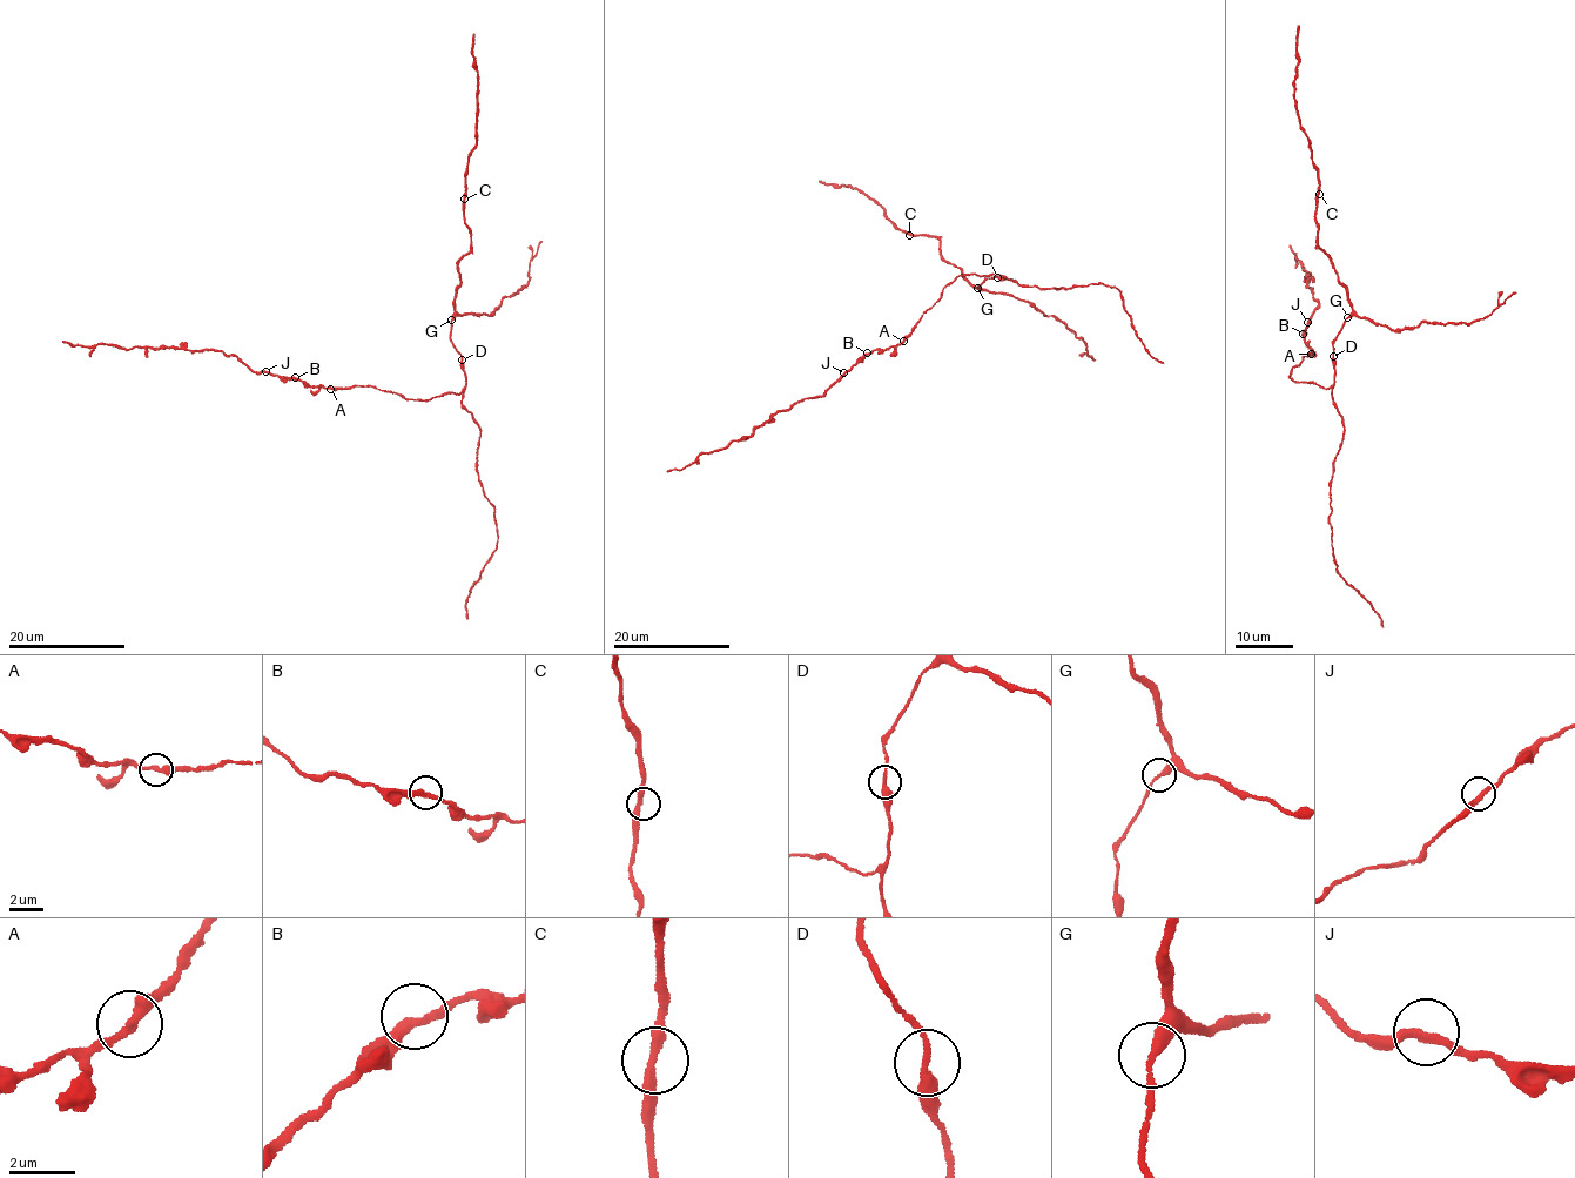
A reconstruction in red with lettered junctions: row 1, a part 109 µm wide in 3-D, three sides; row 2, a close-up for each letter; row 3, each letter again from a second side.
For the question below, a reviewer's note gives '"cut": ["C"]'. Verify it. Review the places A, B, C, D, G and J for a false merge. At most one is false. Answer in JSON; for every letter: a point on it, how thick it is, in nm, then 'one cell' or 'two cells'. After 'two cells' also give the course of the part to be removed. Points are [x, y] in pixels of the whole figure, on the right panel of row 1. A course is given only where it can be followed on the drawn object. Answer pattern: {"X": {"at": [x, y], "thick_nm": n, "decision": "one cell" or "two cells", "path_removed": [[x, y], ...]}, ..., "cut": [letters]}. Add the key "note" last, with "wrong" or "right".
{"A": {"at": [1311, 354], "thick_nm": 300, "decision": "one cell"}, "B": {"at": [1303, 334], "thick_nm": 280, "decision": "one cell"}, "C": {"at": [1319, 194], "thick_nm": 280, "decision": "one cell"}, "D": {"at": [1333, 356], "thick_nm": 280, "decision": "one cell"}, "G": {"at": [1347, 317], "thick_nm": 240, "decision": "one cell"}, "J": {"at": [1307, 322], "thick_nm": 240, "decision": "one cell"}, "cut": [], "note": "wrong"}

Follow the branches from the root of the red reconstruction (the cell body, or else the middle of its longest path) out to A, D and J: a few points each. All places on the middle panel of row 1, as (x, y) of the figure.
A: (996, 274), (956, 276), (903, 342)
D: (996, 274), (1014, 280), (997, 277)
J: (996, 274), (958, 275), (900, 343), (867, 352), (843, 372)

